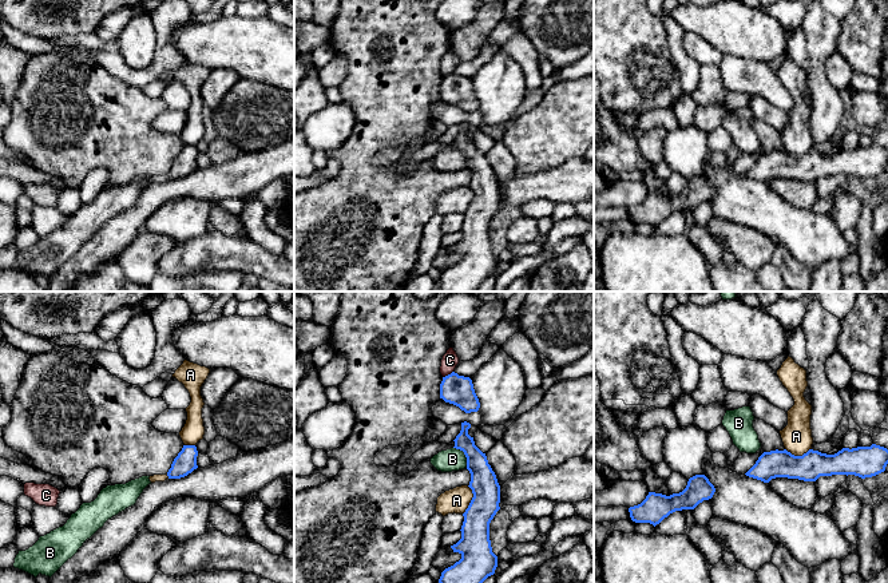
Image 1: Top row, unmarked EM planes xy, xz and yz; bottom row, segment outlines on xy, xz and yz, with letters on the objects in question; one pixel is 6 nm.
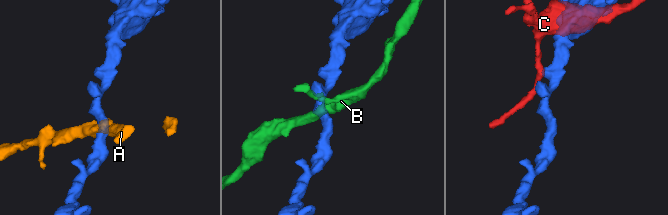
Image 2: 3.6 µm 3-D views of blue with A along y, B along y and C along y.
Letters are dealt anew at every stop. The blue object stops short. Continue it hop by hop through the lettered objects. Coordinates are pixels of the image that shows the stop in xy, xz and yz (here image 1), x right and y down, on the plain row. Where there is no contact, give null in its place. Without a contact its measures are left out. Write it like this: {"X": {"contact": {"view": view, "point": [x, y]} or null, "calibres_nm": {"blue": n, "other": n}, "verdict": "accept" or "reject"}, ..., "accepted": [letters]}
{"A": {"contact": {"view": "xz", "point": [471, 201]}, "calibres_nm": {"blue": 180, "other": 150}, "verdict": "reject"}, "B": {"contact": {"view": "xz", "point": [464, 154]}, "calibres_nm": {"blue": 170, "other": 130}, "verdict": "reject"}, "C": {"contact": {"view": "xz", "point": [448, 75]}, "calibres_nm": {"blue": 180, "other": 100}, "verdict": "reject"}, "accepted": []}

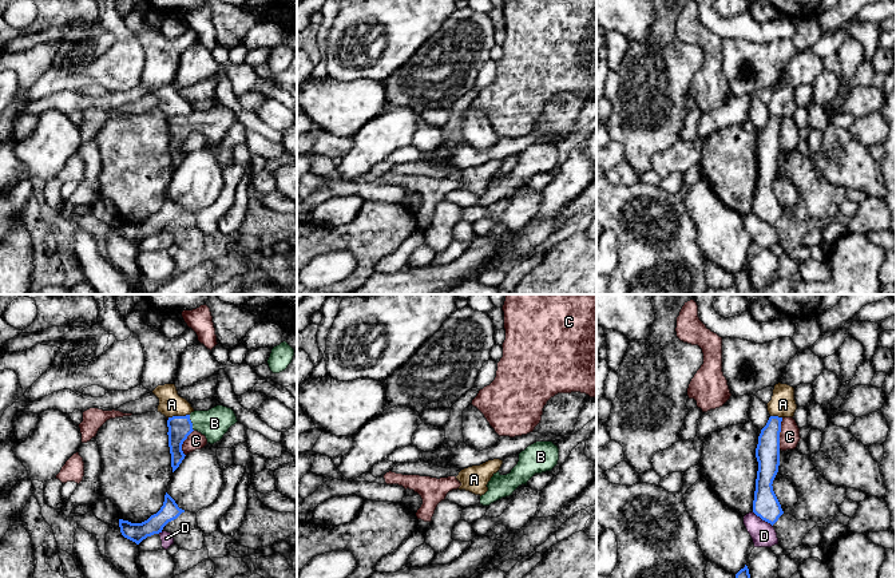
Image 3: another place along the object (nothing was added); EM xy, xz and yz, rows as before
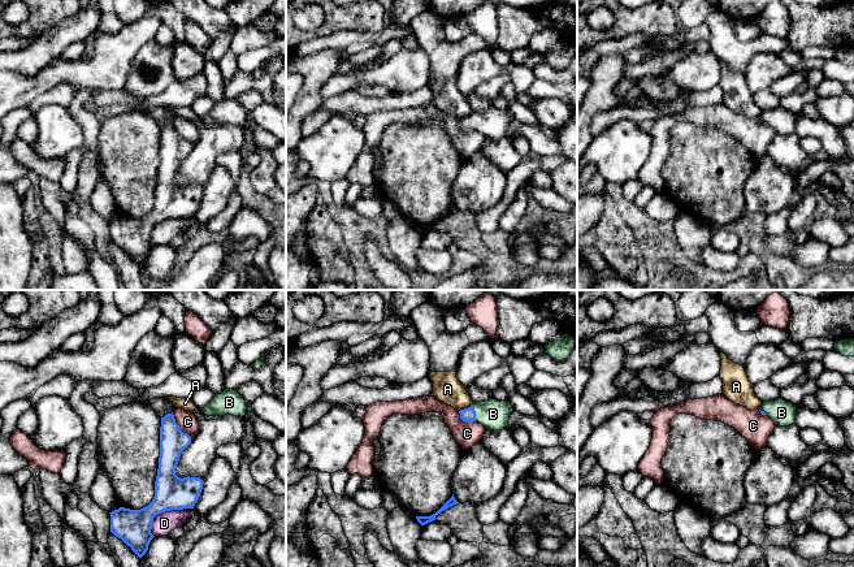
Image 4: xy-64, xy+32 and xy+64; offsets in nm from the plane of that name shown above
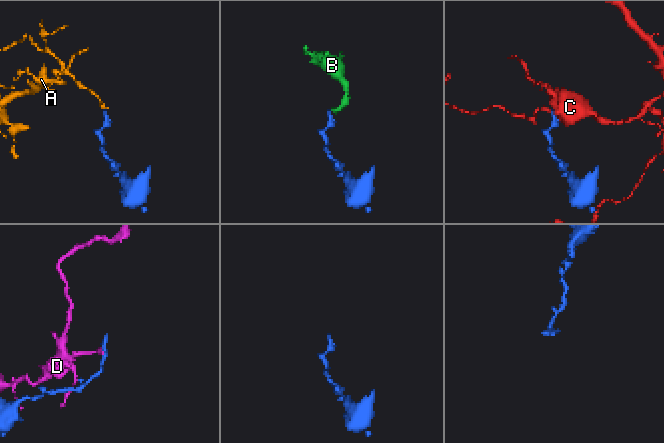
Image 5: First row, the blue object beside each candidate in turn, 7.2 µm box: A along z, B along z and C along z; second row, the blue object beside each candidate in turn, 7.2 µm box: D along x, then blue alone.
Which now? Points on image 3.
{"A": {"contact": {"view": "xy", "point": [178, 117]}, "calibres_nm": {"blue": 140, "other": 140}, "verdict": "reject"}, "B": {"contact": {"view": "xy", "point": [191, 123]}, "calibres_nm": {"blue": 140, "other": 180}, "verdict": "accept"}, "C": {"contact": {"view": "yz", "point": [778, 134]}, "calibres_nm": {"blue": 140, "other": 130}, "verdict": "reject"}, "D": {"contact": {"view": "yz", "point": [762, 220]}, "calibres_nm": {"blue": 160, "other": 140}, "verdict": "reject"}, "accepted": ["B"]}

